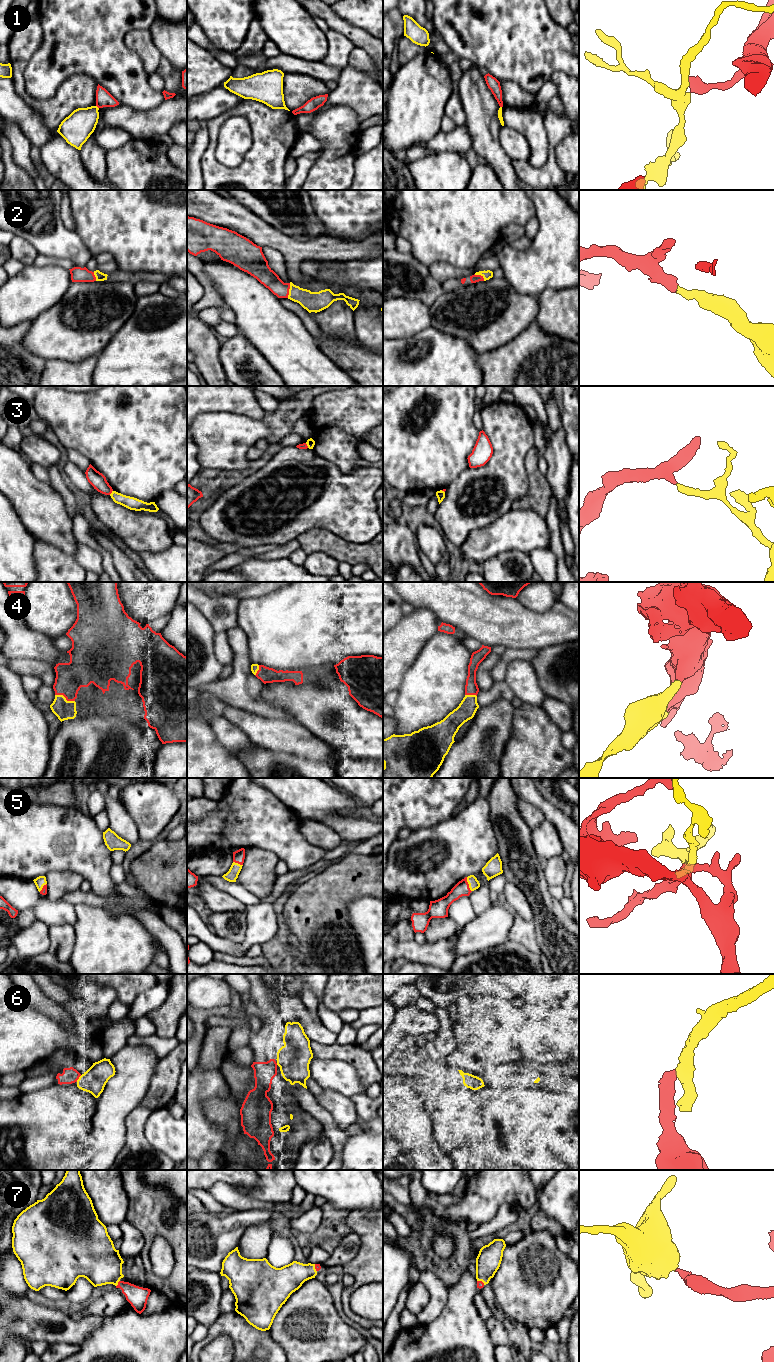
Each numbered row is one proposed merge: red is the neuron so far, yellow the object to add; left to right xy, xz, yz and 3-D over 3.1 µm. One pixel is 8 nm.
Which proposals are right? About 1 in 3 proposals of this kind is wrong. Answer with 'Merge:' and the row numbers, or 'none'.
Merge: 2, 4, 5, 6, 7

